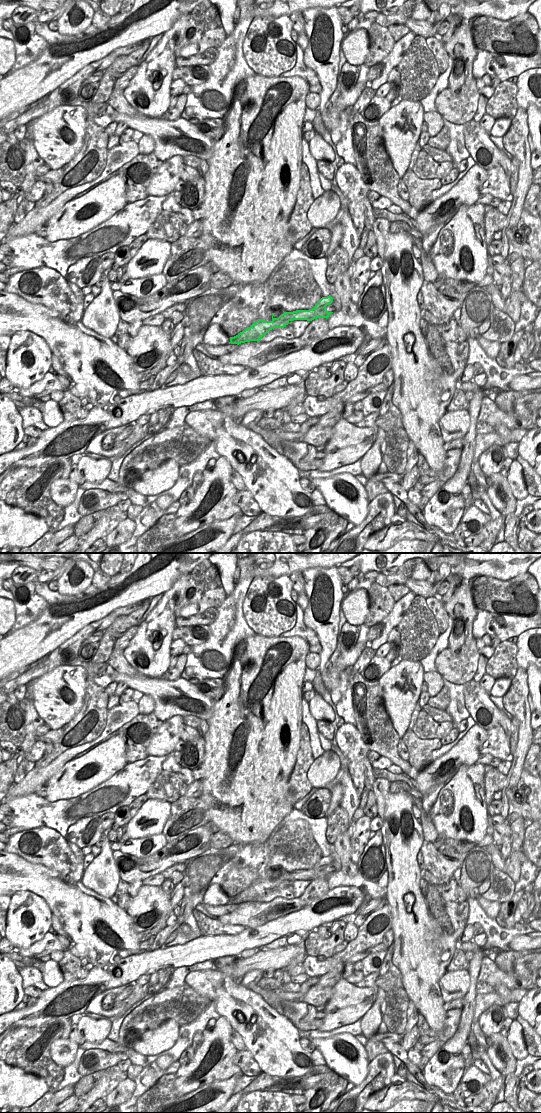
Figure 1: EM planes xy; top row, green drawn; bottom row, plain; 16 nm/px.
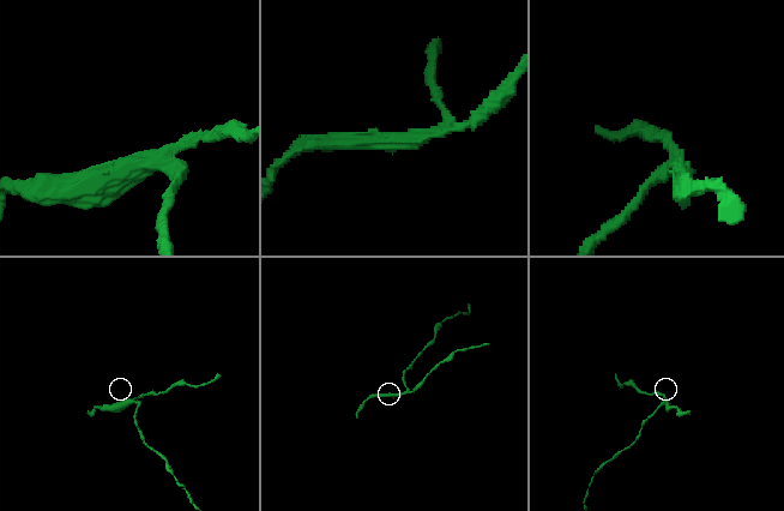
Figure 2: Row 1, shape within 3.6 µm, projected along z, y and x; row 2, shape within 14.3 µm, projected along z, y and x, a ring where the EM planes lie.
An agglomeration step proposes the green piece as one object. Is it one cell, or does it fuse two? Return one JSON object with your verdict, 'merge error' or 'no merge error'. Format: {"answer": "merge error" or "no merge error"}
{"answer": "merge error"}

